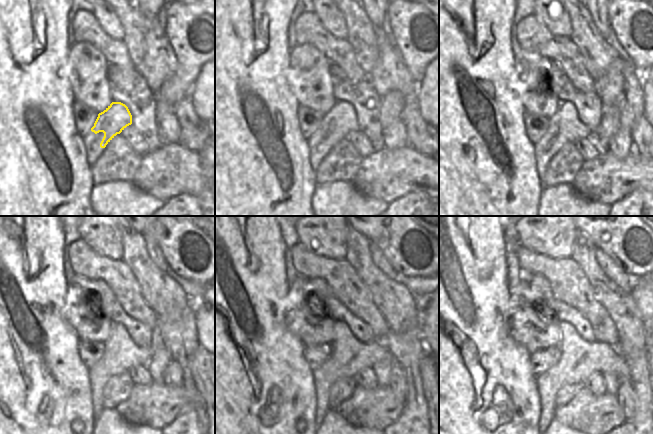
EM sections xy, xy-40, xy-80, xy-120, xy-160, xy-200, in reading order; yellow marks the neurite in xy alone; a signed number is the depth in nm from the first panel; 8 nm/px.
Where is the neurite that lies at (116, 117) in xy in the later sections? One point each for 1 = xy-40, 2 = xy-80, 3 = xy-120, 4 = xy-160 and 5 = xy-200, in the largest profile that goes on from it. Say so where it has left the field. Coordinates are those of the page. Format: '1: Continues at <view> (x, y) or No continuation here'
1: Continues at xy-40 (341, 119)
2: Continues at xy-80 (565, 125)
3: Continues at xy-120 (121, 354)
4: Continues at xy-160 (349, 355)
5: Continues at xy-200 (579, 359)

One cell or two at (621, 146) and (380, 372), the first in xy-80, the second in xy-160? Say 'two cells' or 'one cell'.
two cells

